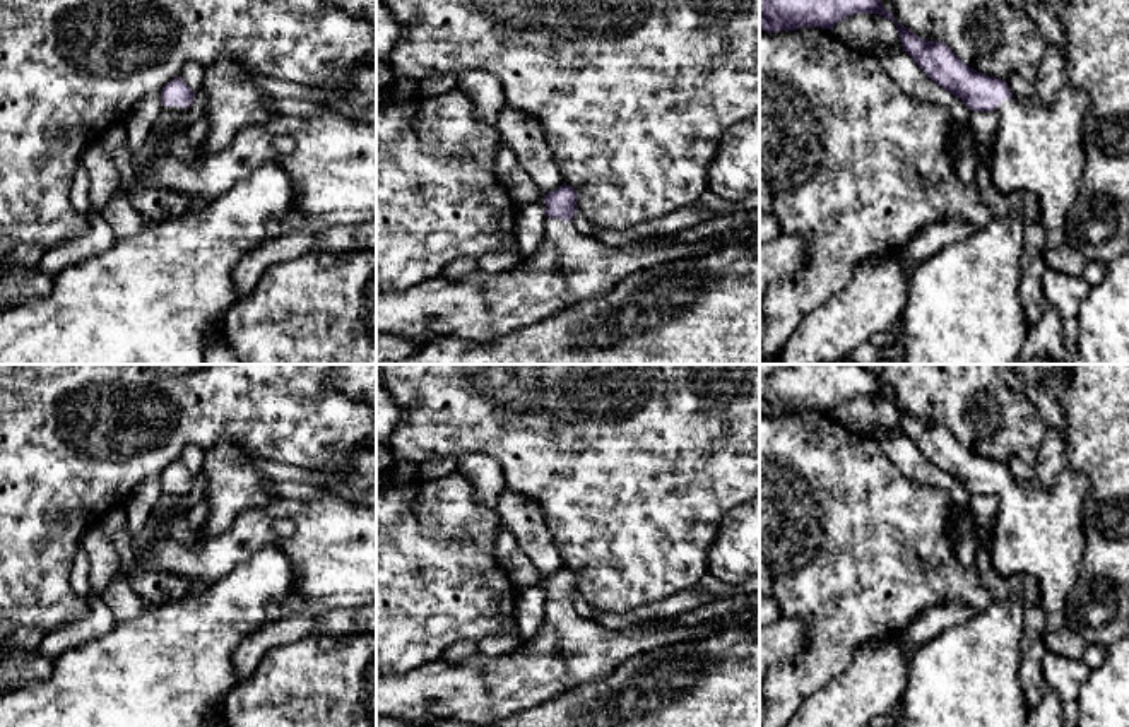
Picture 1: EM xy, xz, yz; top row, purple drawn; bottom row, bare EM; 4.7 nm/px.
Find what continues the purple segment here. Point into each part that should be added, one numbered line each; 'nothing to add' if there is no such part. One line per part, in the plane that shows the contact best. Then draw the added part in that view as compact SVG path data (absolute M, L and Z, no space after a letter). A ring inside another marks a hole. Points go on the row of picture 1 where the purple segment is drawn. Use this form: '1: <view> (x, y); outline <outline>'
1: xz (568, 267); outline M546 217L544 239L539 250L522 257L513 269L503 272L476 269L457 279L436 275L402 293L376 291L376 334L400 337L417 346L448 335L484 342L544 320L564 306L602 296L638 270L677 258L700 257L718 246L749 241L758 234L760 228L749 228L715 234L698 243L677 241L672 245L664 245L662 236L653 234L619 248L580 233L570 221Z

